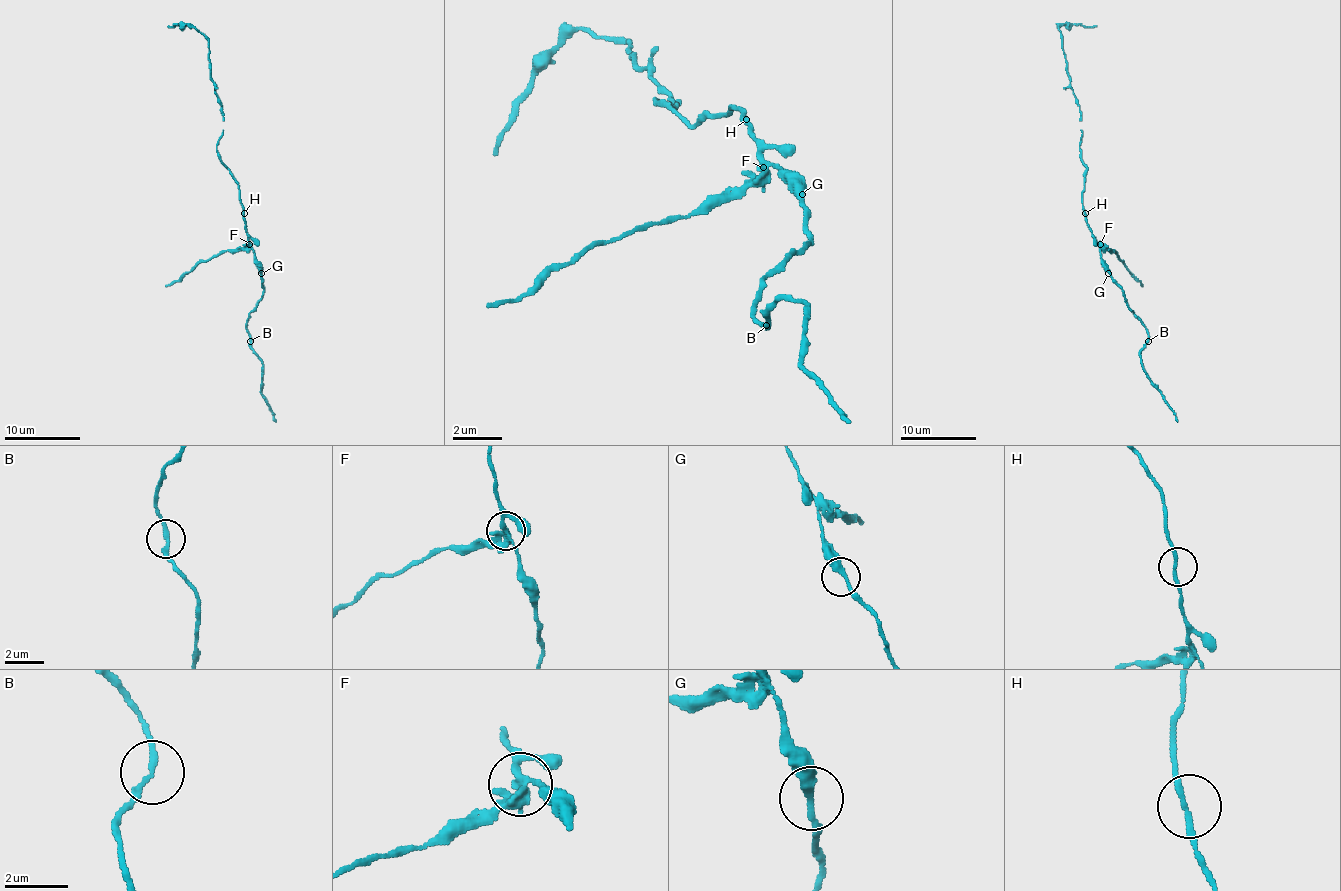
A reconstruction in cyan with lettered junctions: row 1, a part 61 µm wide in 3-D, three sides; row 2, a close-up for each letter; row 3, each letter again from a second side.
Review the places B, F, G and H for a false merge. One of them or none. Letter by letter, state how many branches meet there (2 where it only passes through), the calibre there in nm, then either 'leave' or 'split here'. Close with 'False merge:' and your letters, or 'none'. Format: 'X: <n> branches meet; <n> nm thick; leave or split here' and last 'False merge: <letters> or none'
B: 2 branches meet; 200 nm thick; leave
F: 3 branches meet; 240 nm thick; split here
G: 2 branches meet; 320 nm thick; leave
H: 2 branches meet; 170 nm thick; leave
False merge: F

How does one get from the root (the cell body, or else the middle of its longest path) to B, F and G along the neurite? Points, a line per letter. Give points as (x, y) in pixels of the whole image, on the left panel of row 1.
B: (242, 213), (263, 288), (263, 296), (250, 313), (246, 324), (250, 341)
F: (242, 213), (250, 243)
G: (242, 213), (255, 266), (261, 273)

